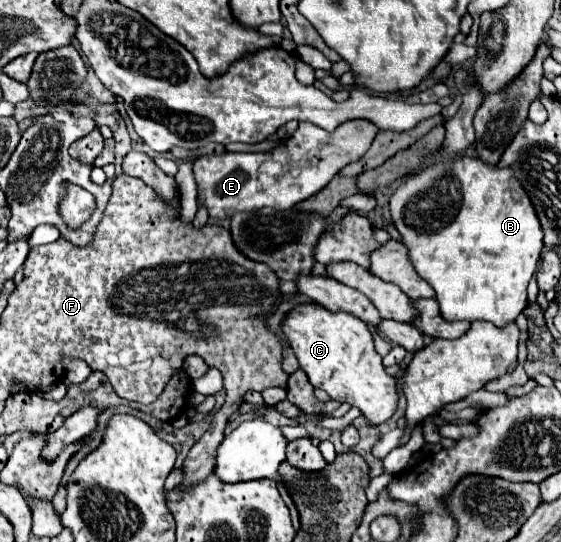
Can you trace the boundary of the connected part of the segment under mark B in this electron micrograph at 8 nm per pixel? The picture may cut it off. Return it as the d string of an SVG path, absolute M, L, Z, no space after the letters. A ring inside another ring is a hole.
M458 155L456 159L444 159L444 161L432 163L432 165L424 167L420 173L412 175L408 181L404 181L394 191L394 195L390 197L390 211L392 211L394 227L400 231L400 235L404 237L404 245L410 251L410 259L412 259L412 265L416 267L416 273L436 291L436 301L440 305L440 311L442 311L444 319L448 319L448 321L486 319L486 321L502 327L508 321L514 321L524 311L524 307L528 305L526 287L528 287L528 281L530 281L530 277L532 277L532 273L536 269L536 263L538 263L540 255L542 255L542 247L544 247L542 237L544 235L542 235L542 227L540 227L538 215L536 215L536 211L532 207L532 201L530 201L528 193L524 191L520 181L516 181L516 177L514 177L514 169L490 165L490 163L484 163L482 159L470 157L470 155Z

